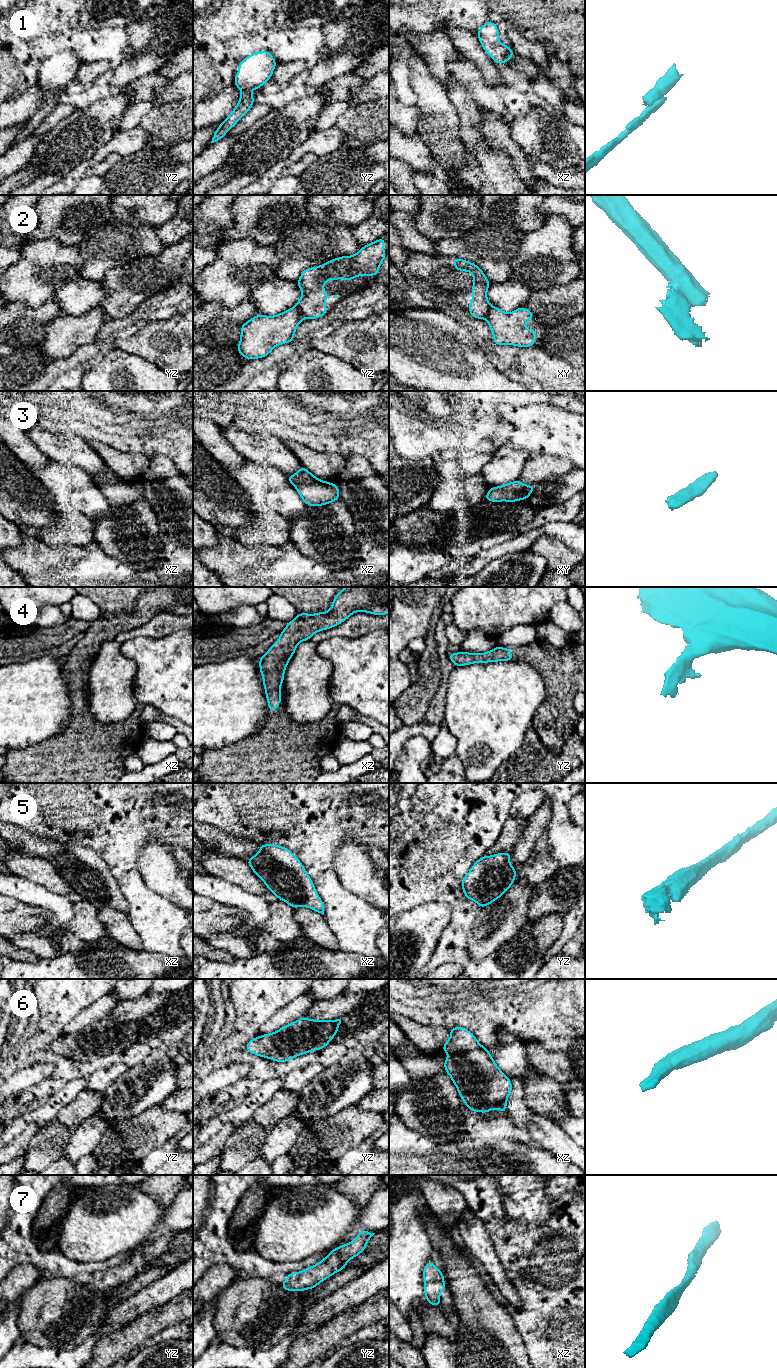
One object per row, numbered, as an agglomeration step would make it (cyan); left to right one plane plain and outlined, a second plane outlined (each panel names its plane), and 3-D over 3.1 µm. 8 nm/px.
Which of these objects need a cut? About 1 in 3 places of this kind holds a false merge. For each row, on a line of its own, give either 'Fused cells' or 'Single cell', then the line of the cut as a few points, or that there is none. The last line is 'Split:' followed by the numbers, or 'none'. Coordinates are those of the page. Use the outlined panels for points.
1: Fused cells. Split along yz (249, 90), (242, 92)
2: Fused cells. Split along xy (491, 305), (488, 313), (483, 318)
3: Single cell. No split
4: Single cell. No split
5: Single cell. No split
6: Single cell. No split
7: Single cell. No split
Split: 1, 2

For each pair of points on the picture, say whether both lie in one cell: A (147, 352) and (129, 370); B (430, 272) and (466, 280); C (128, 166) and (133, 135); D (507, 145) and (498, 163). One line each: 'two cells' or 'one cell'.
A: two cells
B: one cell
C: two cells
D: two cells

